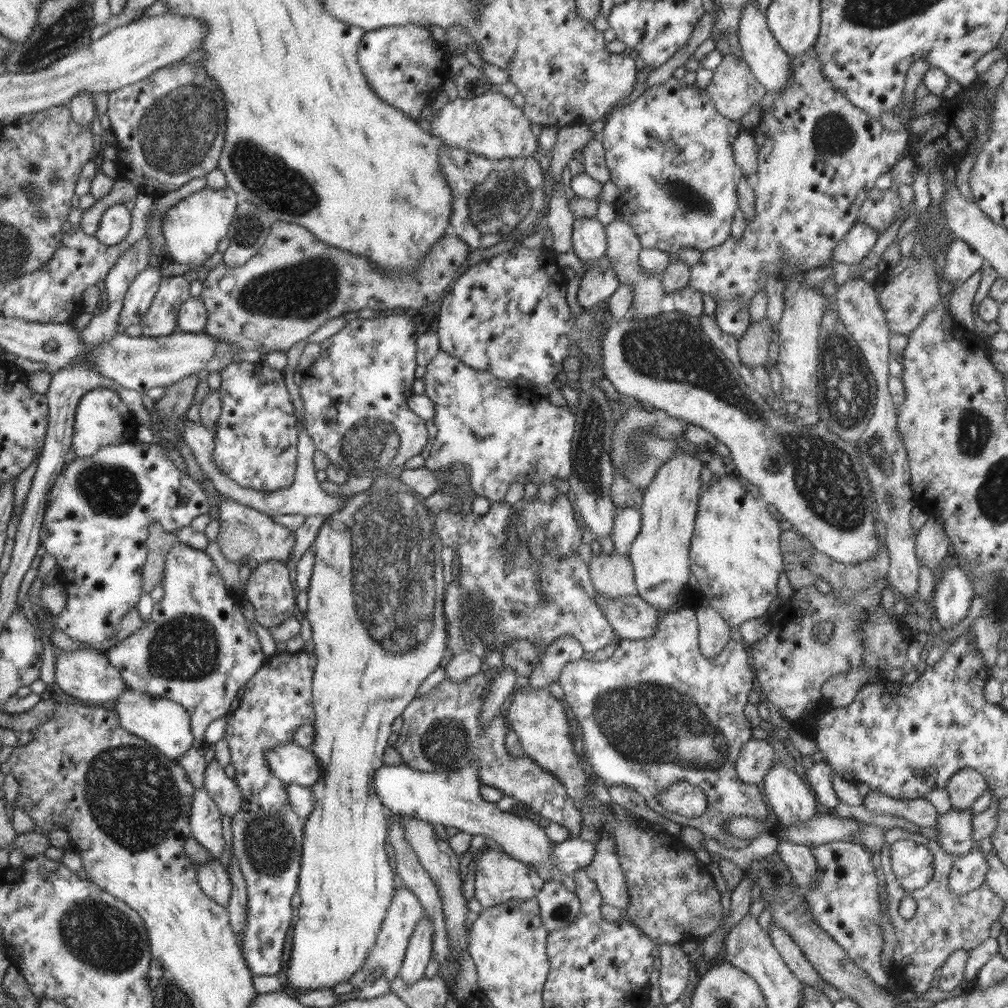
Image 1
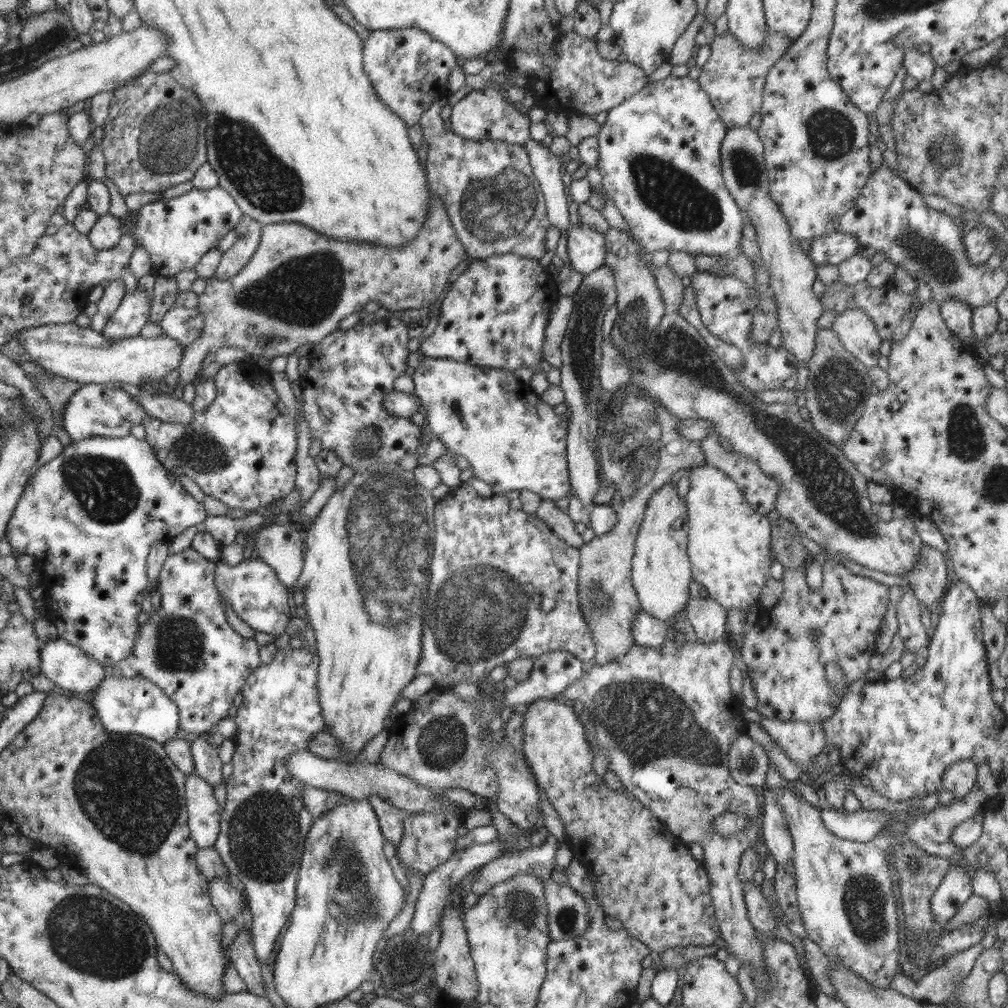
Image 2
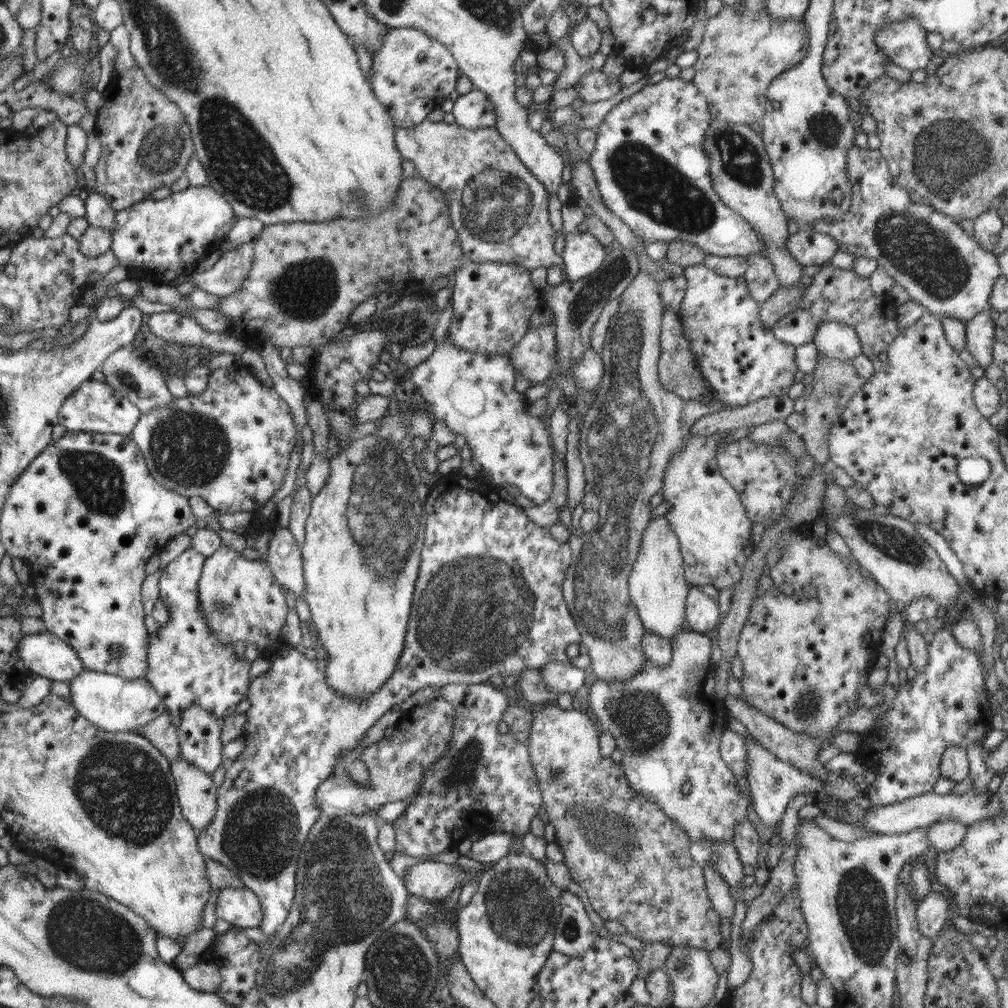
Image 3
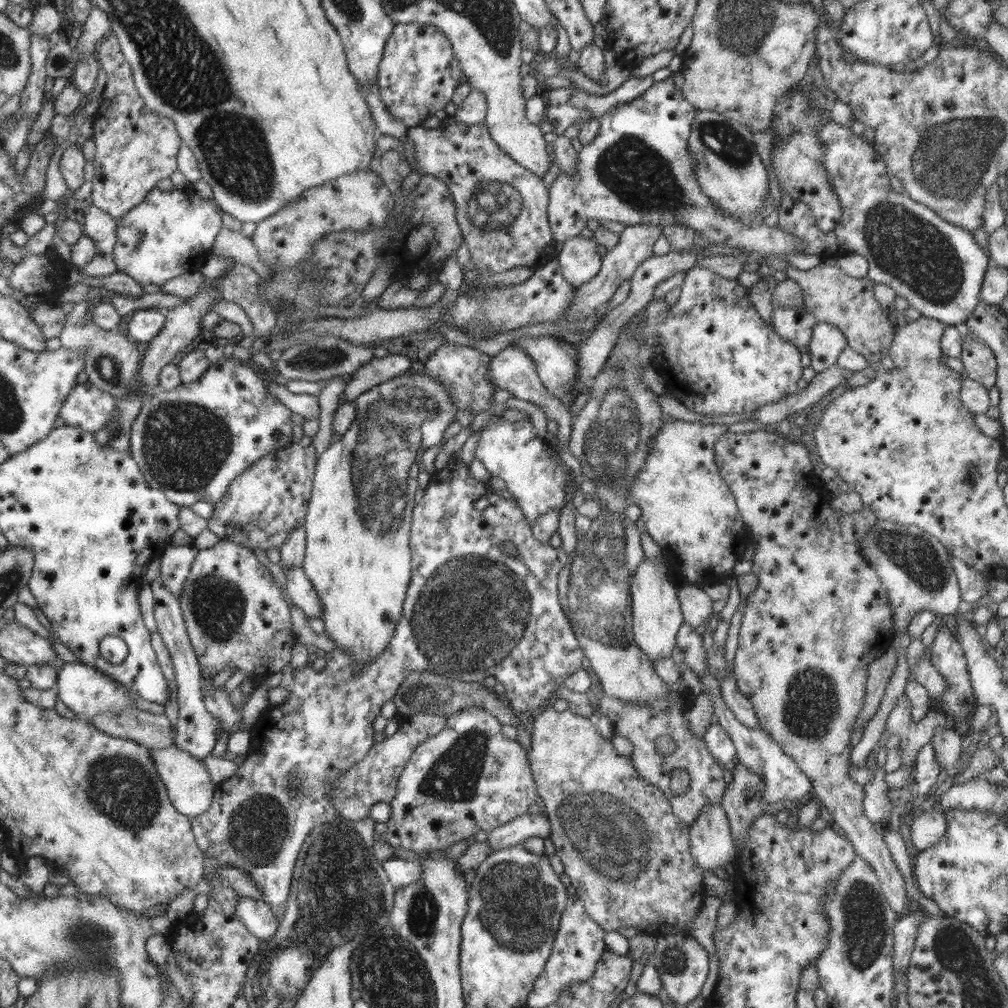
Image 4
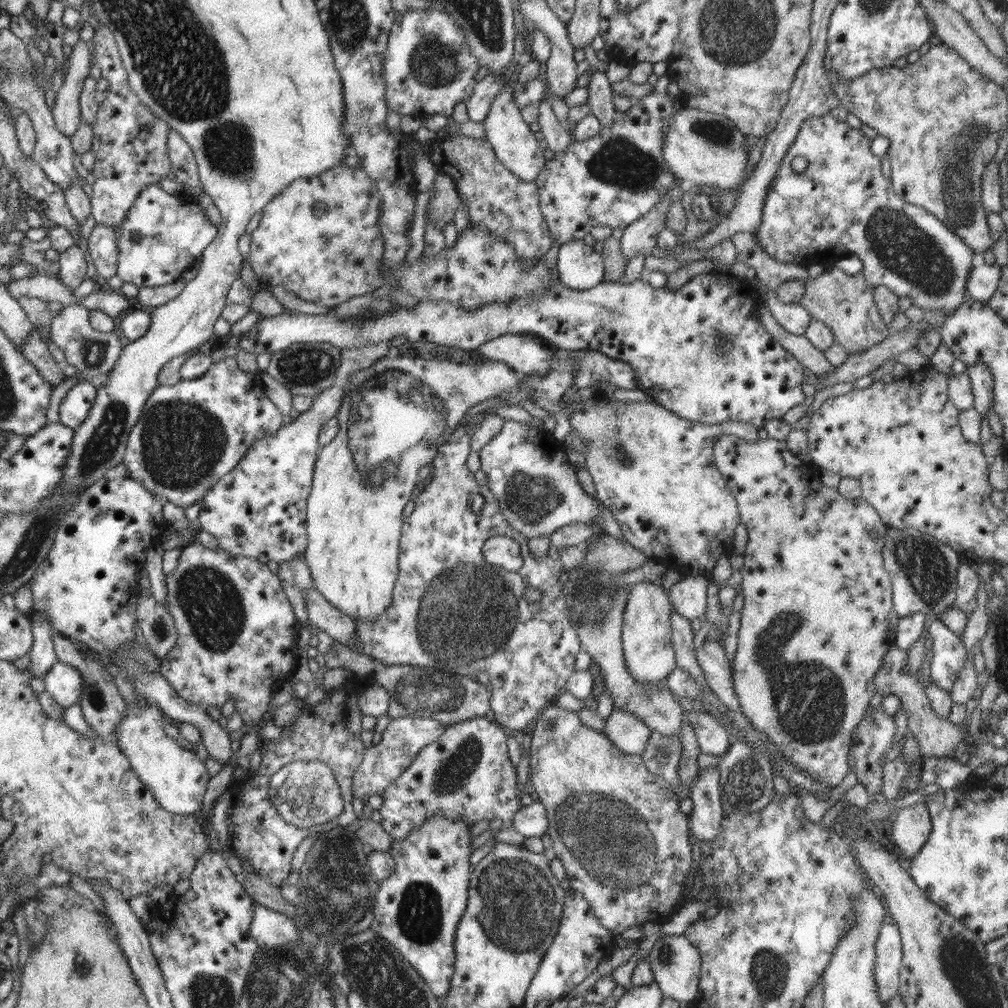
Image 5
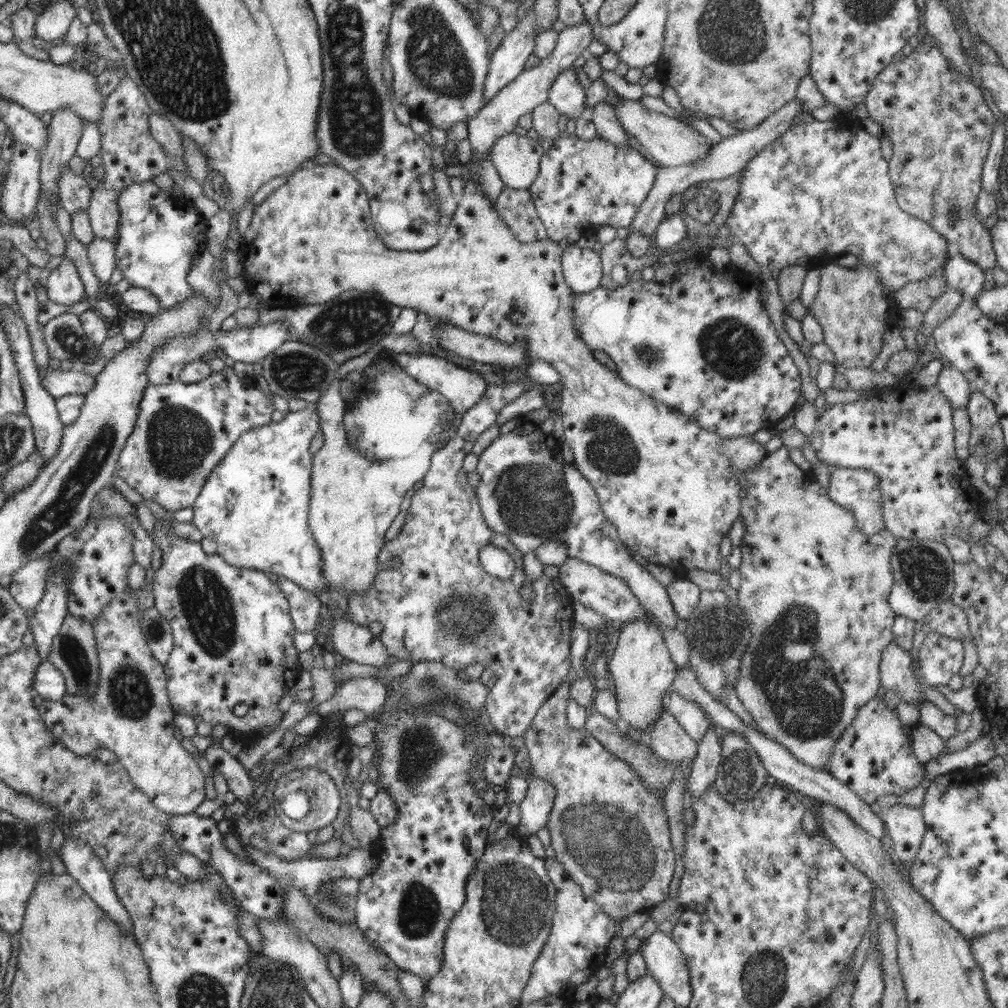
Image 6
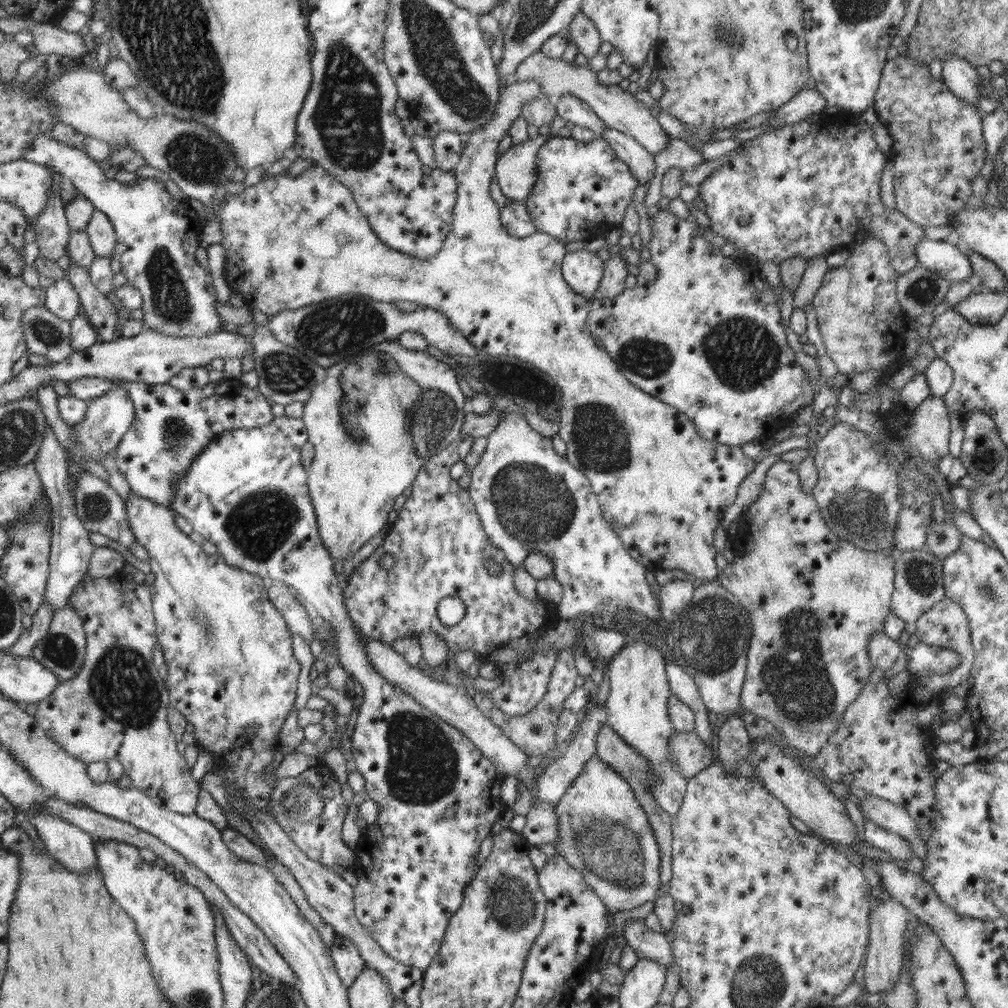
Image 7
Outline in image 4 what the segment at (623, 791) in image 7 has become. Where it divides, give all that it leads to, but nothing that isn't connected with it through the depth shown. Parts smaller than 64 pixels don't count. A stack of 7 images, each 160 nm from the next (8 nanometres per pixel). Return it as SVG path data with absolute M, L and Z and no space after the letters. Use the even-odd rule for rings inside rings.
M542 708L535 715L528 719L531 733L531 746L529 749L530 769L536 783L537 795L544 802L544 812L550 823L549 839L555 846L555 854L562 861L565 873L570 878L571 887L576 889L575 895L583 902L588 916L600 925L600 928L610 932L618 928L636 928L640 933L652 937L689 934L689 926L698 914L702 901L706 897L702 874L704 869L695 861L690 854L689 827L686 822L680 820L672 810L668 799L657 787L648 783L634 770L630 758L620 756L612 746L612 743L604 738L597 729L594 719L580 716L570 710L558 712L553 708Z

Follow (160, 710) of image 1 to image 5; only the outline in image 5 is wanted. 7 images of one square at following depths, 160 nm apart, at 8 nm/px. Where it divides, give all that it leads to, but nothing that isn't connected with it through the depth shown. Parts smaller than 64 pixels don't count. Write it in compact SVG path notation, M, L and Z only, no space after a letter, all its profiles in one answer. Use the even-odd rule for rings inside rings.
M56 661L44 676L45 691L62 707L79 702L83 678L80 671L62 661Z

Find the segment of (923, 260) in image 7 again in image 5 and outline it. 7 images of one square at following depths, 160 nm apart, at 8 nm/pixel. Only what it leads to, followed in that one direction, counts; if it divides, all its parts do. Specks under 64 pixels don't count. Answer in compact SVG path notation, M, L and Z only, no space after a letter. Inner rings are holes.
M976 255L972 261L966 281L966 295L969 299L988 302L999 288L1000 269L997 264L988 265L983 255Z

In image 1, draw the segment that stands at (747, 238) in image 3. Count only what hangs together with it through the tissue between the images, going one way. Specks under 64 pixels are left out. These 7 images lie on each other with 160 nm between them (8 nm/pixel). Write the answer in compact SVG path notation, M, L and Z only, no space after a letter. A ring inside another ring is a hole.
M674 77L670 78L668 82L660 84L660 86L648 88L636 100L632 100L632 102L626 105L622 104L620 110L614 111L611 114L611 117L605 123L603 132L600 134L600 142L606 152L606 166L610 171L610 181L616 184L618 190L620 190L620 195L613 205L615 206L618 218L630 224L638 235L641 248L656 248L672 255L682 248L710 251L712 248L724 244L729 239L734 212L739 207L737 184L741 176L738 165L734 161L734 151L732 151L731 142L736 140L735 138L741 129L742 126L739 123L729 118L724 118L716 110L712 99L705 90L698 88L696 85L686 86L683 80L678 82Z

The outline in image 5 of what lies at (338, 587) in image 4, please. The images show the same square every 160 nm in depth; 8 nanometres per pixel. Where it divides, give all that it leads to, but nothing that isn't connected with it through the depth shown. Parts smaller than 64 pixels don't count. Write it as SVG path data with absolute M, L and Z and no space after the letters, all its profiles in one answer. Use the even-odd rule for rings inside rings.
M382 357L382 362L375 362L367 369L360 369L353 372L345 383L345 395L340 405L340 424L336 436L326 445L321 447L315 467L313 470L313 483L307 500L307 538L308 544L306 552L304 552L307 566L309 567L314 588L323 594L324 598L328 599L338 610L347 614L352 622L374 622L377 618L391 605L393 588L396 582L397 574L400 573L400 542L402 538L402 524L404 524L404 508L414 487L420 481L418 471L422 466L431 462L436 456L436 448L426 444L436 440L437 446L445 443L449 436L453 433L457 424L461 422L467 410L472 406L484 402L484 400L492 399L502 393L517 391L523 382L514 375L513 368L505 362L499 360L491 360L482 358L482 364L464 364L448 362L447 360L429 359L426 360L420 357L401 357L385 358Z

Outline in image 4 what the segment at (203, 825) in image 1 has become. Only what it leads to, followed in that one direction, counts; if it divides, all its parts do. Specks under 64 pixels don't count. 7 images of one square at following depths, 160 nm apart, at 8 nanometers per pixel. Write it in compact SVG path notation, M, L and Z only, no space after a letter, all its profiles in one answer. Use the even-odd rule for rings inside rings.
M176 746L163 749L150 748L149 753L154 763L154 769L158 771L161 781L165 784L170 802L180 814L185 814L188 818L197 817L209 809L214 798L216 784L212 782L208 770L201 760Z

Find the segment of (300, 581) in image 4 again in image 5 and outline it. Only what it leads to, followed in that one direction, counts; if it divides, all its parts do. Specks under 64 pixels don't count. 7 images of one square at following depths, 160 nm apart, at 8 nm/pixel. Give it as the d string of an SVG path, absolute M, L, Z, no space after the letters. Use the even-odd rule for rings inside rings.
M314 587L305 590L307 620L316 629L322 629L333 641L355 648L356 625L347 614L338 610Z

